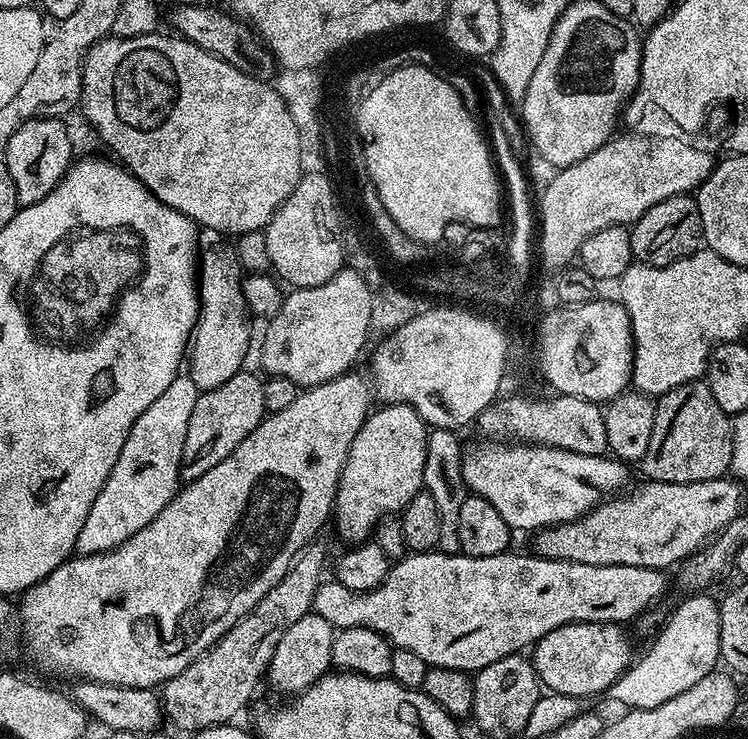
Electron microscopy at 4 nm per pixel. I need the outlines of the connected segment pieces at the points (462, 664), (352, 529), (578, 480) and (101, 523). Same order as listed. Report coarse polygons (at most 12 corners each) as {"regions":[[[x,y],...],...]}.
{"regions":[[[515,550],[405,554],[312,611],[475,674],[558,626],[624,626],[667,575]],[[408,404],[362,422],[336,532],[367,541],[424,488],[429,425]],[[484,442],[464,482],[509,528],[568,524],[629,487],[629,465]],[[181,374],[130,426],[77,553],[150,526],[181,483],[200,394]]]}

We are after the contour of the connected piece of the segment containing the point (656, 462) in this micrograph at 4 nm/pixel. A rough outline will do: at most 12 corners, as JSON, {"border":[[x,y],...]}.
{"border":[[707,383],[656,400],[648,480],[719,480],[732,420]]}

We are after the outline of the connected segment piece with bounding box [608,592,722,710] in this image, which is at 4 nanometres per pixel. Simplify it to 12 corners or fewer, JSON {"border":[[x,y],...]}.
{"border":[[687,596],[611,685],[653,709],[721,661],[719,601]]}

